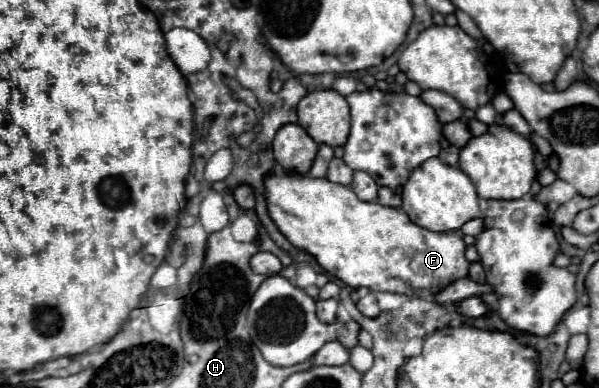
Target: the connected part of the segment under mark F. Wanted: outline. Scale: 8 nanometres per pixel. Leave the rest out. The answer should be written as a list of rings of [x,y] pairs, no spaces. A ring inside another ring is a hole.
[[[269,173],[263,179],[267,211],[277,225],[277,229],[289,239],[293,247],[309,253],[315,261],[329,271],[333,277],[341,279],[345,285],[357,289],[367,287],[371,291],[389,291],[409,297],[425,297],[439,293],[449,283],[467,277],[469,263],[465,259],[465,243],[455,233],[433,233],[429,229],[417,227],[401,209],[383,207],[377,201],[361,201],[353,195],[351,187],[331,183],[325,177],[307,177],[299,173]]]

